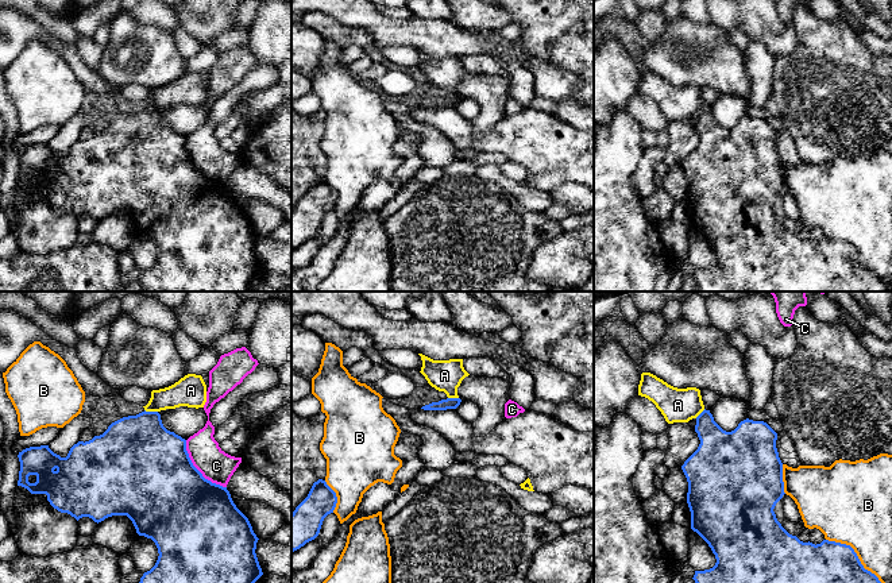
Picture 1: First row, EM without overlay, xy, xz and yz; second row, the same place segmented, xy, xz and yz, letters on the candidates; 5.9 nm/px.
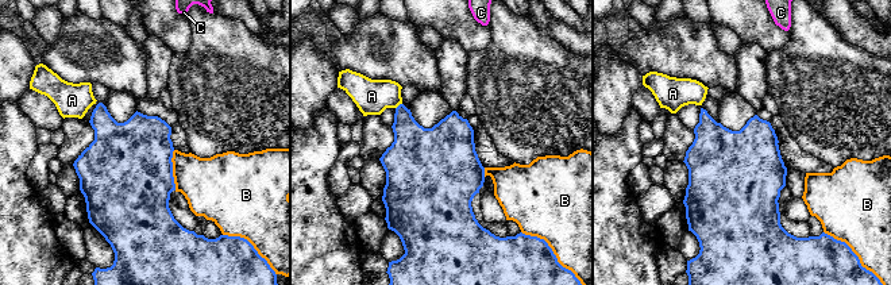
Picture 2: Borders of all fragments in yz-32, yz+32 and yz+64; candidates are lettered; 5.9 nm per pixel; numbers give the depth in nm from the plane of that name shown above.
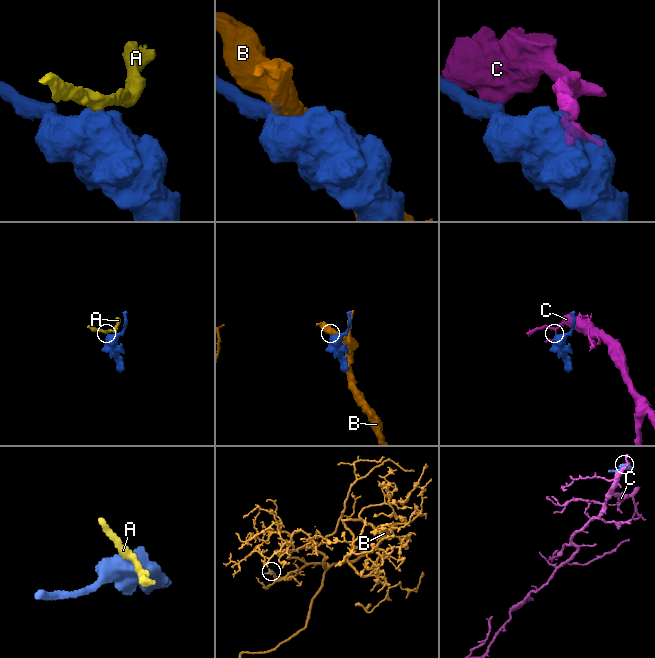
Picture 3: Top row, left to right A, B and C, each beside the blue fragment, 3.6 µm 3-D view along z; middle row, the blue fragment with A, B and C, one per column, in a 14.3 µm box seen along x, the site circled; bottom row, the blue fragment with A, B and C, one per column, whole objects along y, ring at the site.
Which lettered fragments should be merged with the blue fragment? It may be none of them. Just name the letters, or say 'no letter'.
no letter

